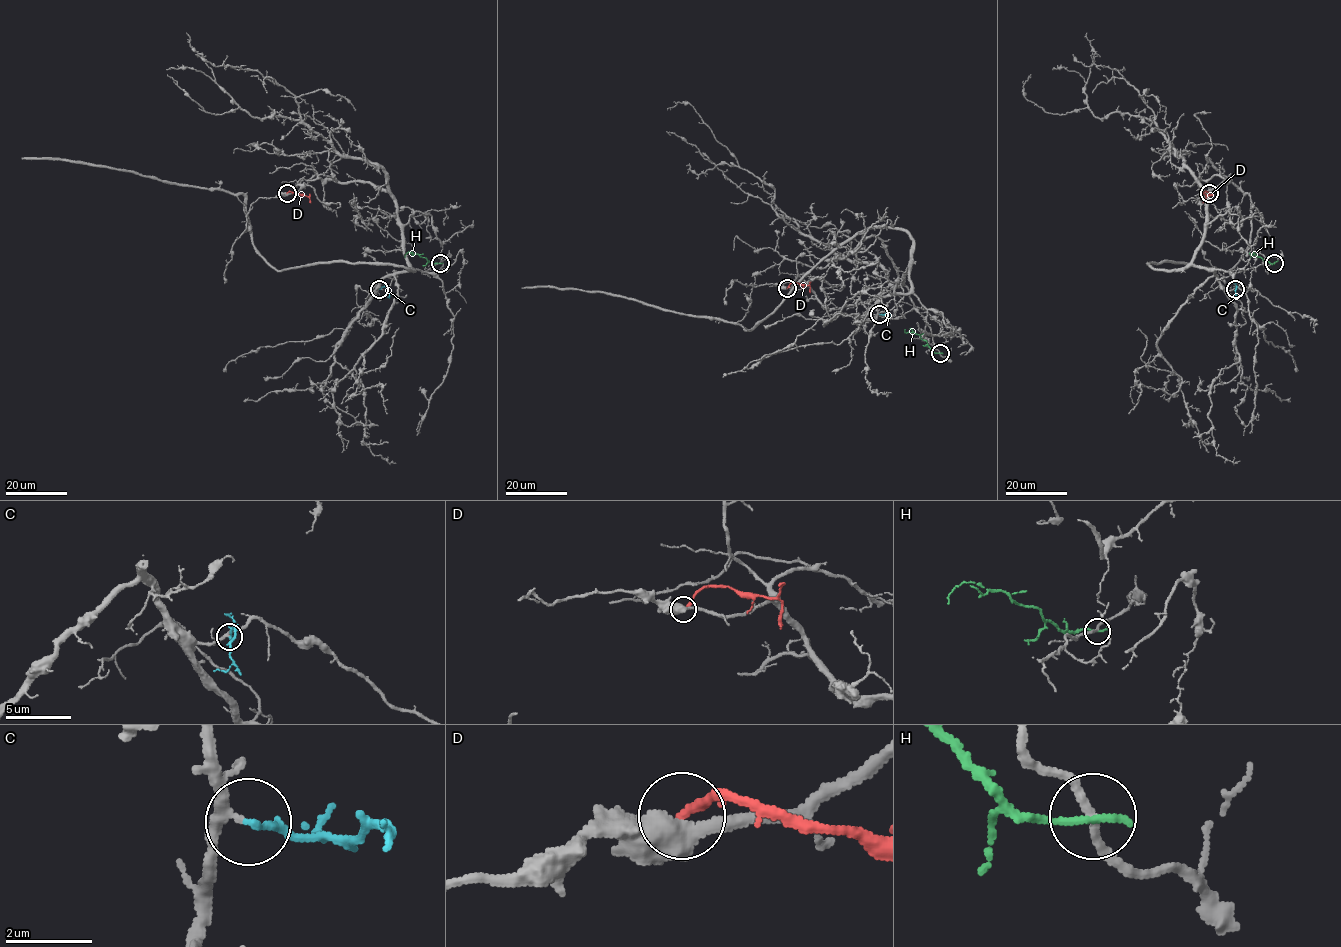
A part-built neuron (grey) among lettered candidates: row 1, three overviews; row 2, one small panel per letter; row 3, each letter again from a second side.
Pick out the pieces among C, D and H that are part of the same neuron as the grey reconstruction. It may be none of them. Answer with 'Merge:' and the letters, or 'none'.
Merge: C

